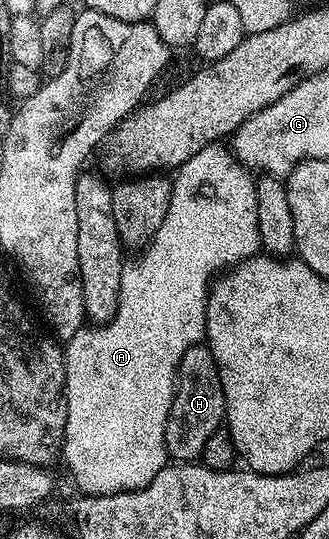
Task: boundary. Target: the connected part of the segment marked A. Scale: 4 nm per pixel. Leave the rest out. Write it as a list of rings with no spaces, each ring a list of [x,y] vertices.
[[[214,143],[201,149],[191,159],[187,159],[176,170],[169,190],[169,206],[167,215],[159,227],[153,240],[145,246],[140,254],[141,262],[129,261],[121,272],[121,294],[115,315],[100,327],[82,327],[80,331],[64,342],[65,355],[65,402],[67,403],[67,423],[65,424],[65,444],[63,446],[63,461],[69,464],[69,473],[75,484],[85,495],[102,497],[108,493],[130,493],[132,489],[142,489],[159,475],[159,471],[167,464],[165,451],[165,424],[171,411],[173,390],[177,387],[177,365],[183,359],[187,347],[198,344],[205,335],[205,304],[209,298],[211,282],[219,271],[228,270],[248,257],[254,256],[262,248],[259,235],[259,203],[257,202],[257,186],[244,165],[233,156],[228,148],[220,149],[220,144]]]

